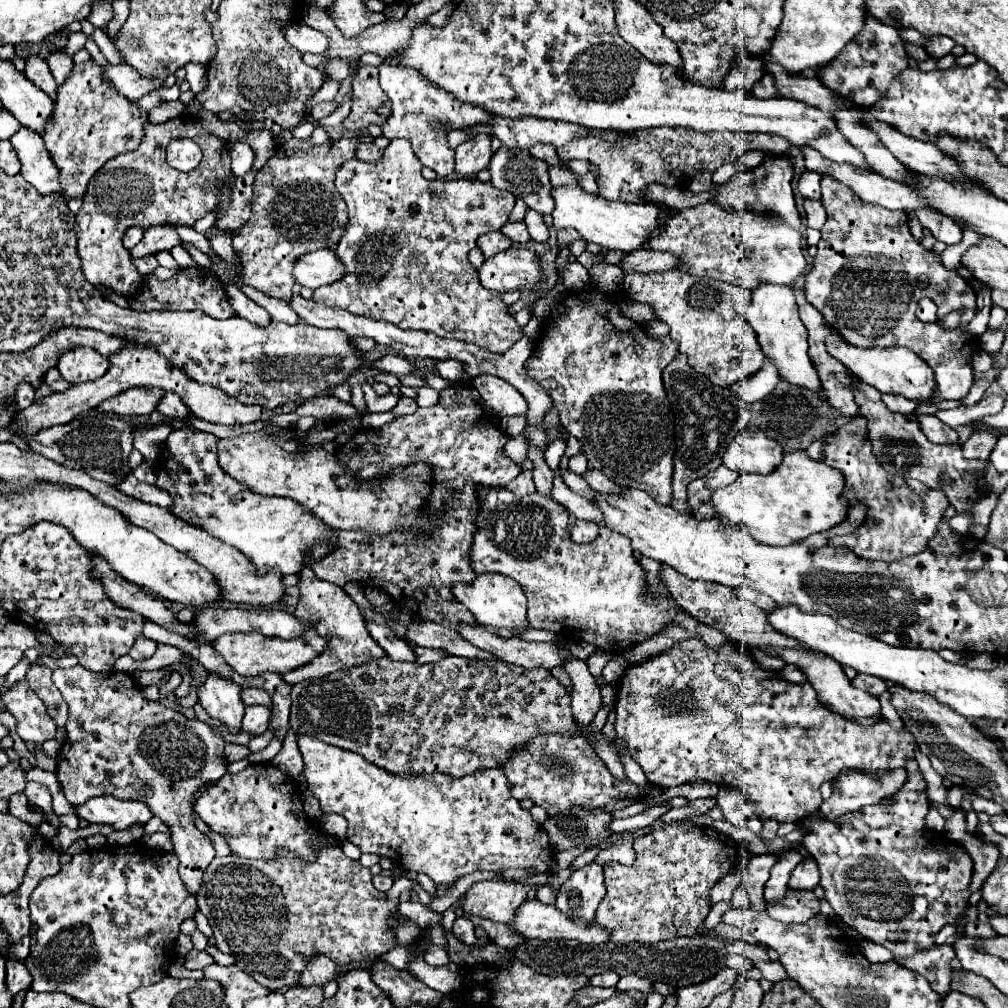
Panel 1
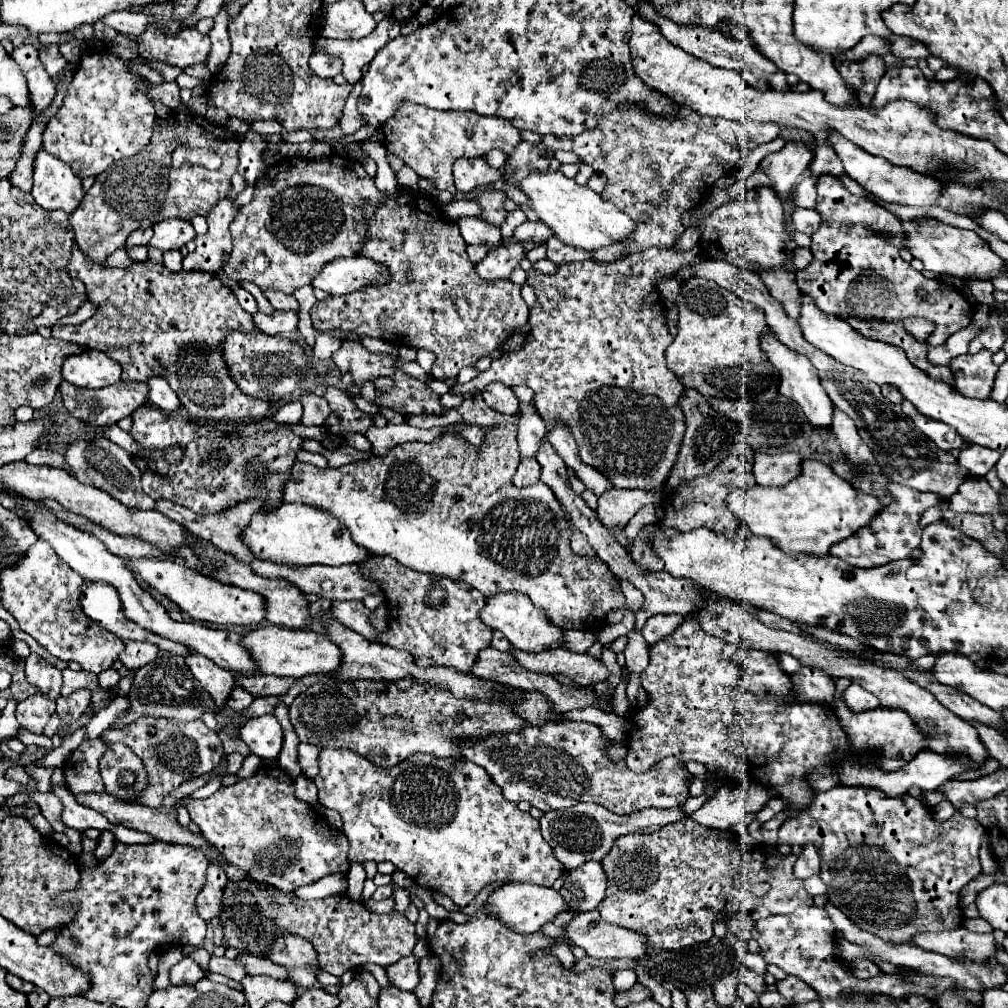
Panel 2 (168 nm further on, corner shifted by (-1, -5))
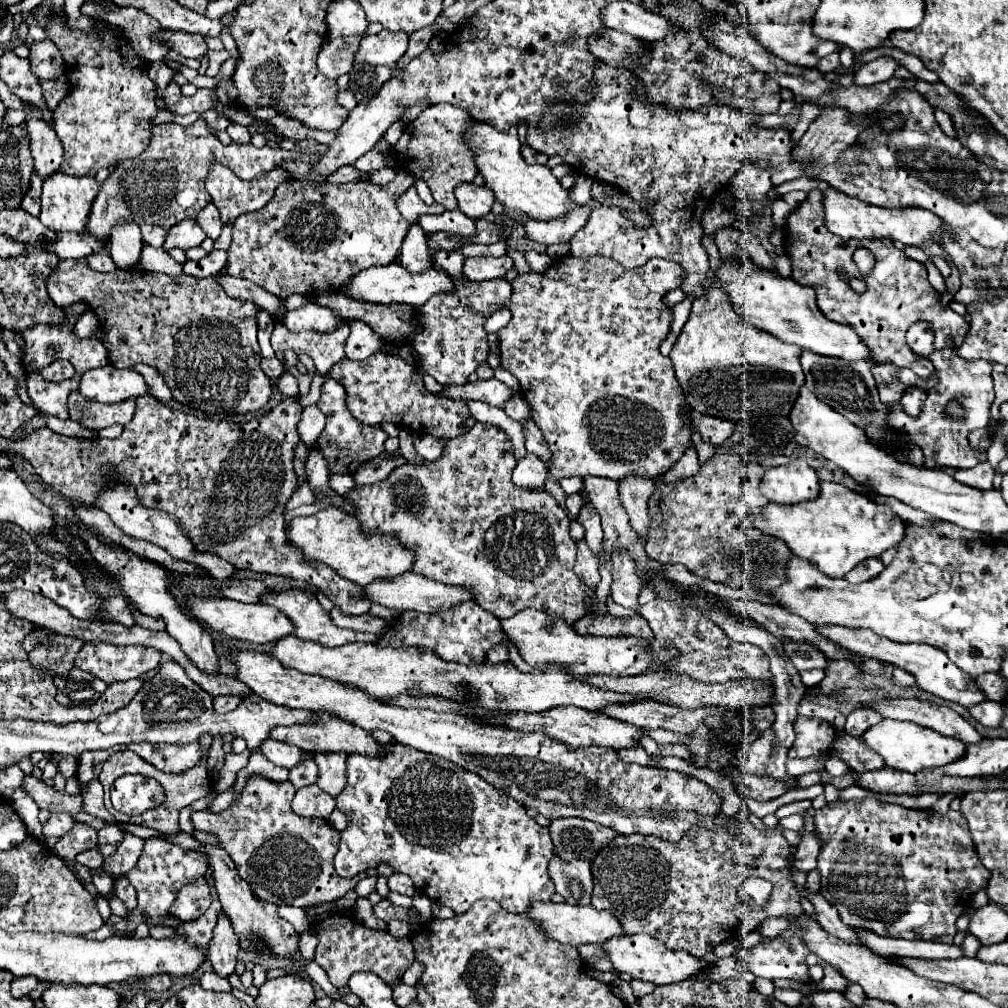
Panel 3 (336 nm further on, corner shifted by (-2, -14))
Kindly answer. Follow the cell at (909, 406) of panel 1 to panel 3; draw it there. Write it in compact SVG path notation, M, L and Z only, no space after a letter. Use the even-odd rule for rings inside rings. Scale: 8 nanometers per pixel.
M875 364L875 366L871 366L871 374L875 376L883 404L899 402L901 396L905 394L905 390L911 386L921 386L921 388L925 386L927 390L931 390L937 384L935 372L927 380L923 380L917 374L913 374L911 370L897 368L893 364Z

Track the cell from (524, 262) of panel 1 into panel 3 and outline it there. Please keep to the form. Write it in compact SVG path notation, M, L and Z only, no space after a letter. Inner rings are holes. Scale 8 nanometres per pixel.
M505 254L501 258L465 258L463 264L463 274L469 280L483 282L483 280L495 280L495 278L505 278L505 274L513 268L513 260Z

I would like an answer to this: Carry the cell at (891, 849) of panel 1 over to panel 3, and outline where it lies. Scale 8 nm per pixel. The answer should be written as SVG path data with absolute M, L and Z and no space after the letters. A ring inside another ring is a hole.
M861 798L861 800L837 800L837 802L829 802L823 808L815 810L813 816L813 824L815 824L815 834L821 842L821 852L819 852L819 874L821 874L821 896L833 904L839 910L841 920L847 926L853 928L865 928L869 932L875 932L879 936L889 936L889 938L907 938L907 940L935 940L935 942L945 942L945 944L953 944L953 938L957 934L957 918L965 912L965 904L971 892L977 890L985 890L987 888L987 880L989 880L989 870L981 864L981 858L975 850L975 842L971 838L969 832L969 824L965 822L965 816L961 812L949 810L947 814L939 814L933 810L913 810L913 808L903 808L899 804L887 804L881 802L877 798Z

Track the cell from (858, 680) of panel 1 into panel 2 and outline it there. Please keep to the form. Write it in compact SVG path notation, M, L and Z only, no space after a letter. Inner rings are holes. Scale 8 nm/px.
M850 683L850 687L844 691L844 701L852 711L864 711L864 709L876 709L880 707L880 703L876 701L876 697L872 693L868 693L866 689L862 689L856 683Z

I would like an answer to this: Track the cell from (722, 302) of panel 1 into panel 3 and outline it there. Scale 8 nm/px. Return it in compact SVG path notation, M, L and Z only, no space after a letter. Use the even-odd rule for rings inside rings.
M709 288L703 296L693 300L689 320L683 326L669 358L685 392L685 400L693 410L737 422L737 416L761 412L789 416L797 390L803 382L803 370L797 354L801 354L799 346L785 344L773 334L751 326L735 312L727 292ZM773 380L783 382L787 392L779 390L773 394L771 390L763 390Z

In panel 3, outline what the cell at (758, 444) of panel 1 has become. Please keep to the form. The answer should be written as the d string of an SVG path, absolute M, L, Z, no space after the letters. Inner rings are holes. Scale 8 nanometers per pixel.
M805 462L767 468L761 480L761 492L777 504L793 504L813 500L819 494L819 478Z

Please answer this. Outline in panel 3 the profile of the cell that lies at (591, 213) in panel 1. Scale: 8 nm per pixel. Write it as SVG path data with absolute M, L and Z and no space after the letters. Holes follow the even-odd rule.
M473 120L471 132L473 136L467 136L467 142L477 154L477 168L485 178L485 186L489 186L495 192L495 198L513 210L523 210L531 220L537 222L551 222L555 218L565 218L569 212L581 208L577 202L571 200L569 190L561 186L561 182L551 174L547 166L531 166L521 156L521 144L517 140L517 130L507 130L505 134L493 130L491 126L485 126L477 120Z

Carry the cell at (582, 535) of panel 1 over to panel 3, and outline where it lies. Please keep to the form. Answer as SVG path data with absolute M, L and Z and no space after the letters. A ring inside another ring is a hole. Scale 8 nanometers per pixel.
M585 540L577 542L577 562L575 562L575 574L579 578L585 580L585 584L589 584L591 588L595 588L601 580L599 576L599 562L595 558L595 554L591 552L589 544Z

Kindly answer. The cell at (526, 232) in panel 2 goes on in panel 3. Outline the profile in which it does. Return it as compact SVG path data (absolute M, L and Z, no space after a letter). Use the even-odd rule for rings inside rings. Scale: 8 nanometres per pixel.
M593 200L587 202L581 210L575 210L573 214L569 214L569 218L561 218L561 222L525 222L525 234L529 240L543 244L543 246L551 246L551 244L561 244L561 242L569 242L571 236L585 226L591 210L595 208Z

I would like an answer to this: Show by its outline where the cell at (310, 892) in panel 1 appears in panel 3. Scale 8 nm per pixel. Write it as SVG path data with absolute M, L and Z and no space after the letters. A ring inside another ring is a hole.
M335 914L323 918L317 922L317 938L317 964L327 972L329 982L337 988L347 986L353 972L373 972L391 986L415 960L415 950L407 936L395 938L387 930L371 930L351 916Z

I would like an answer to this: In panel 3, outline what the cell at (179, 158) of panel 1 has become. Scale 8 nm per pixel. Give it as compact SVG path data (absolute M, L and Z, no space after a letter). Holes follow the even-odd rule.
M211 162L211 164L209 164L209 174L207 174L207 180L205 180L205 188L207 188L207 192L211 194L213 204L219 208L223 222L231 222L231 220L235 220L237 216L241 216L241 214L245 214L245 212L261 210L261 208L273 198L275 188L277 188L283 180L287 180L287 178L289 178L289 174L287 174L285 170L273 170L273 172L265 174L265 178L253 178L253 180L245 182L245 180L237 178L235 174L231 174L231 170L225 168L223 164Z

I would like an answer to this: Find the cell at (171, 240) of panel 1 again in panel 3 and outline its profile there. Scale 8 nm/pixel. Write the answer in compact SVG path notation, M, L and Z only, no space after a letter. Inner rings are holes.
M185 220L185 222L179 222L177 226L173 226L169 232L167 232L167 240L163 244L163 250L169 252L173 248L181 248L181 250L189 250L193 246L199 246L203 242L207 234L197 226L195 220Z

